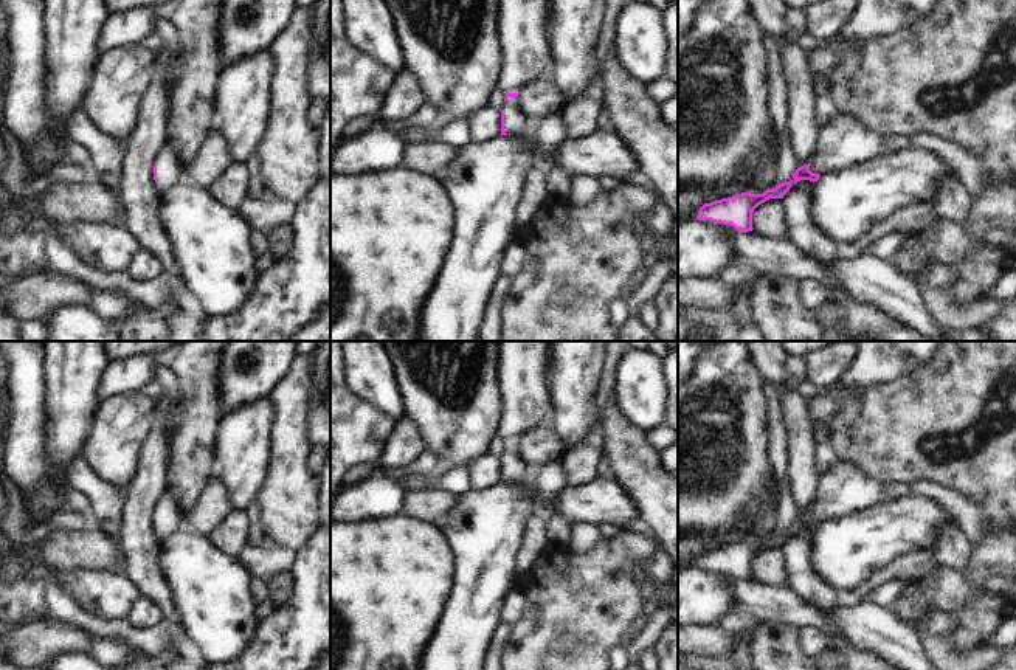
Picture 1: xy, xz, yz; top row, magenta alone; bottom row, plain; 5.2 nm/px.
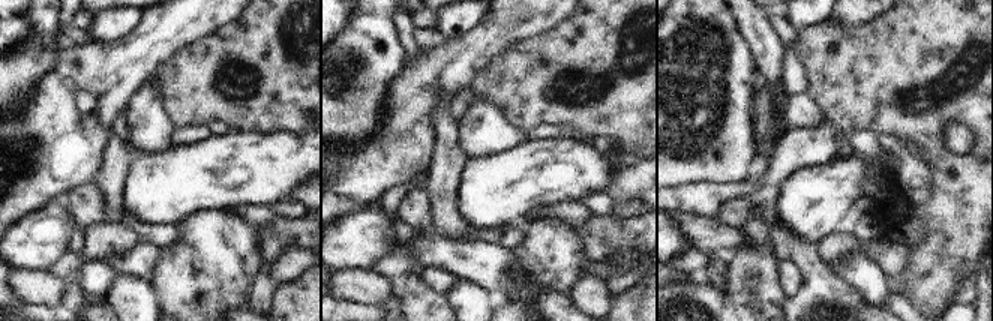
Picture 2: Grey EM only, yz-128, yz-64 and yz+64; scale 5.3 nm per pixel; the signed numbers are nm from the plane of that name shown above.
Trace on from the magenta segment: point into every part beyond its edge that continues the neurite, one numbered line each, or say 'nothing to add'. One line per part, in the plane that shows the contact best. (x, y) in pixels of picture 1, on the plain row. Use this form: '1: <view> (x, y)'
1: xz (515, 469)

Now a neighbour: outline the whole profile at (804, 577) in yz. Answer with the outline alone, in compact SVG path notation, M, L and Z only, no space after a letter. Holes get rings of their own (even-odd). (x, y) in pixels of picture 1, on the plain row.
M796 529L783 543L790 582L788 586L799 591L819 606L828 606L836 600L836 589L813 565L813 546L817 529Z

